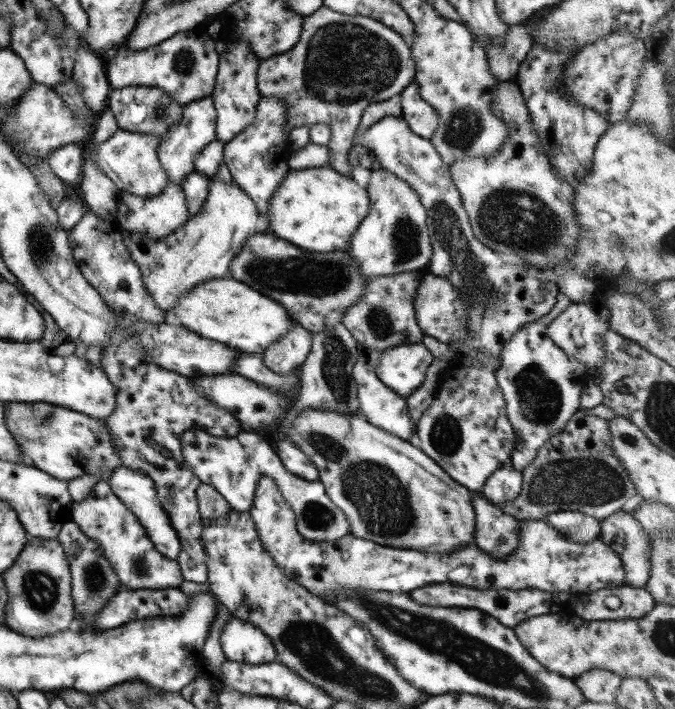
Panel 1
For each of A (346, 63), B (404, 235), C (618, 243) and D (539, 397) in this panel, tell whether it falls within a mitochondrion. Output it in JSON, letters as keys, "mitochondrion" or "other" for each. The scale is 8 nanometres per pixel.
{"A":"mitochondrion","B":"mitochondrion","C":"mitochondrion","D":"mitochondrion"}

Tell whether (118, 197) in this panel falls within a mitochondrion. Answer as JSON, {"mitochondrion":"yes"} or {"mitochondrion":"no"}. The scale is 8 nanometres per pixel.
{"mitochondrion":"no"}

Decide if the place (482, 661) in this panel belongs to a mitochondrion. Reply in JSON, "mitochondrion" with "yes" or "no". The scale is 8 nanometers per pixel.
{"mitochondrion":"yes"}

